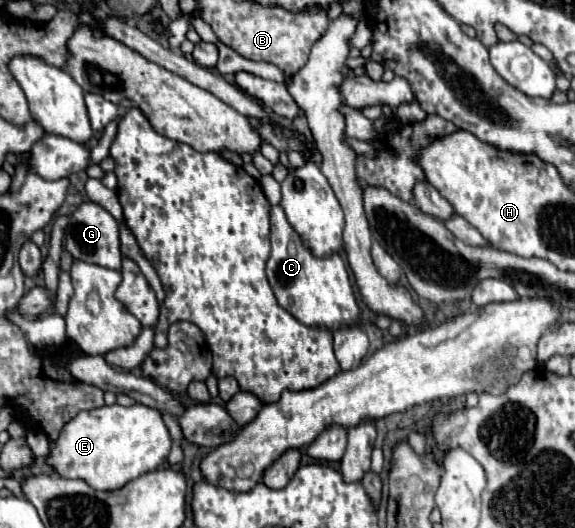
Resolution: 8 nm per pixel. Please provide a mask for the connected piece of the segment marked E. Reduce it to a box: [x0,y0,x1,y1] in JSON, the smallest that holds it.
[49,403,171,491]

